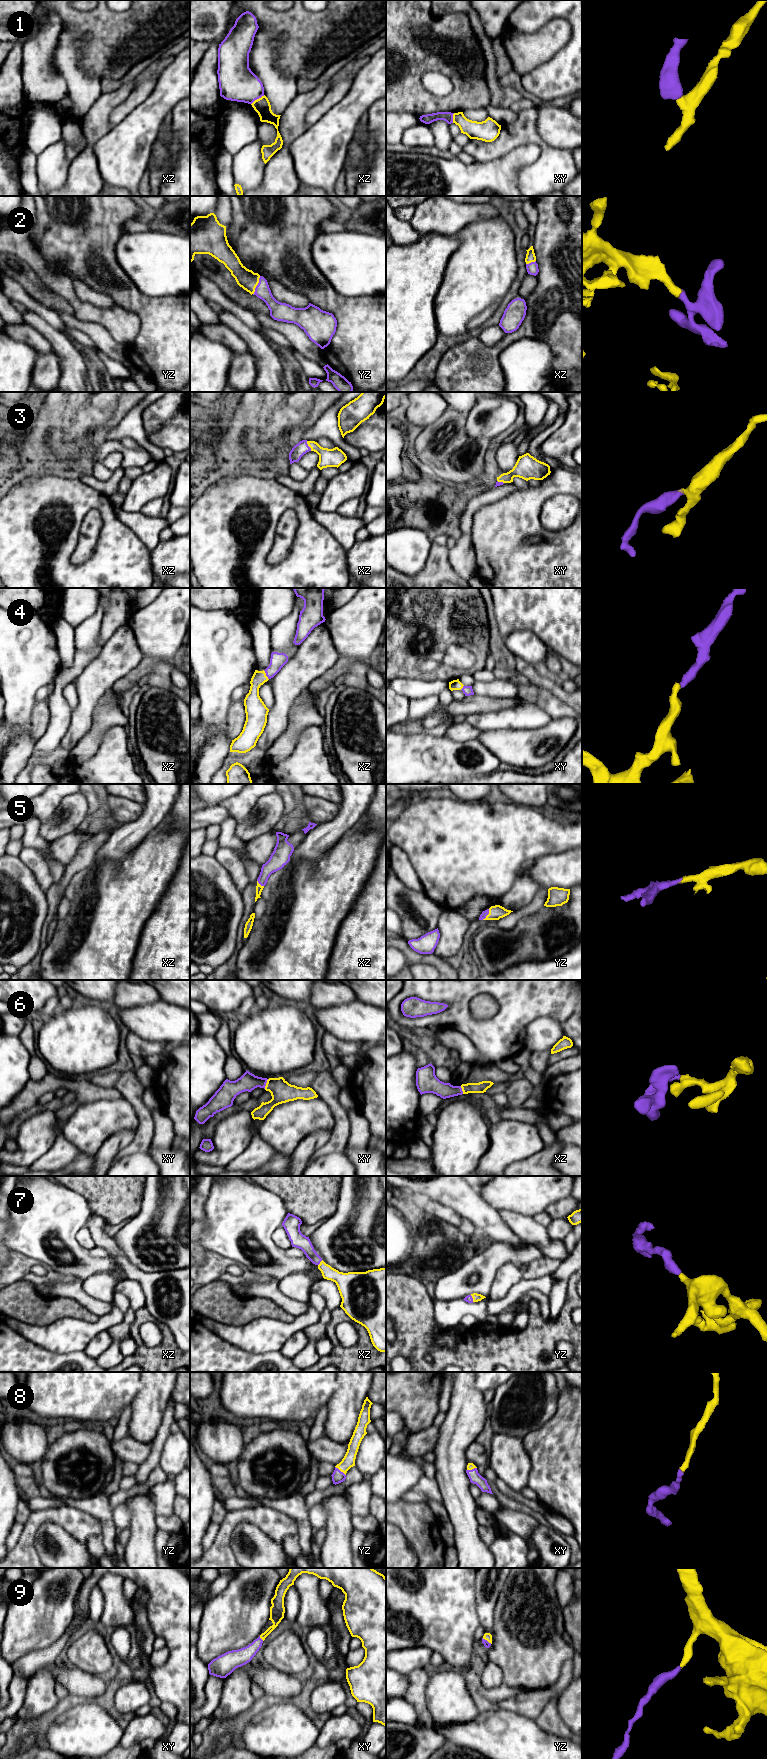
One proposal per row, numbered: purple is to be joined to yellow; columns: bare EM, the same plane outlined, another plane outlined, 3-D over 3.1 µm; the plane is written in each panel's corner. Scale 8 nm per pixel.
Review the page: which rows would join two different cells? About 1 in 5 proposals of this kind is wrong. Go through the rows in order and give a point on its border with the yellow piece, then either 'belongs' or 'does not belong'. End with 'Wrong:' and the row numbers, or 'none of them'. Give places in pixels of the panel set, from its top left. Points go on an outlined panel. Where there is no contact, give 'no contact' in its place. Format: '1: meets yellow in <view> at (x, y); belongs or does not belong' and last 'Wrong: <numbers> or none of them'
1: meets yellow in xz at (257, 99); does not belong
2: meets yellow in yz at (257, 284); belongs
3: meets yellow in xz at (308, 445); belongs
4: meets yellow in xz at (265, 675); belongs
5: meets yellow in yz at (487, 915); belongs
6: meets yellow in xy at (266, 1084); belongs
7: meets yellow in xz at (320, 1263); belongs
8: meets yellow in yz at (340, 1470); belongs
9: meets yellow in xy at (261, 1638); belongs
Wrong: 1

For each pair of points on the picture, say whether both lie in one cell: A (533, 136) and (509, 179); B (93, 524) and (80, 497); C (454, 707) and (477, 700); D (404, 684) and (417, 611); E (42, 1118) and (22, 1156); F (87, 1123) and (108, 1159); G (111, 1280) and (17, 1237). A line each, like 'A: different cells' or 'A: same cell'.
A: different cells
B: different cells
C: same cell
D: different cells
E: same cell
F: different cells
G: different cells

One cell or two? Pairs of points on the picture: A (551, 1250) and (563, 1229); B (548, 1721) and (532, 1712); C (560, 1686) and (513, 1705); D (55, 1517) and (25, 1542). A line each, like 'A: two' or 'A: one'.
A: two
B: two
C: one
D: one

